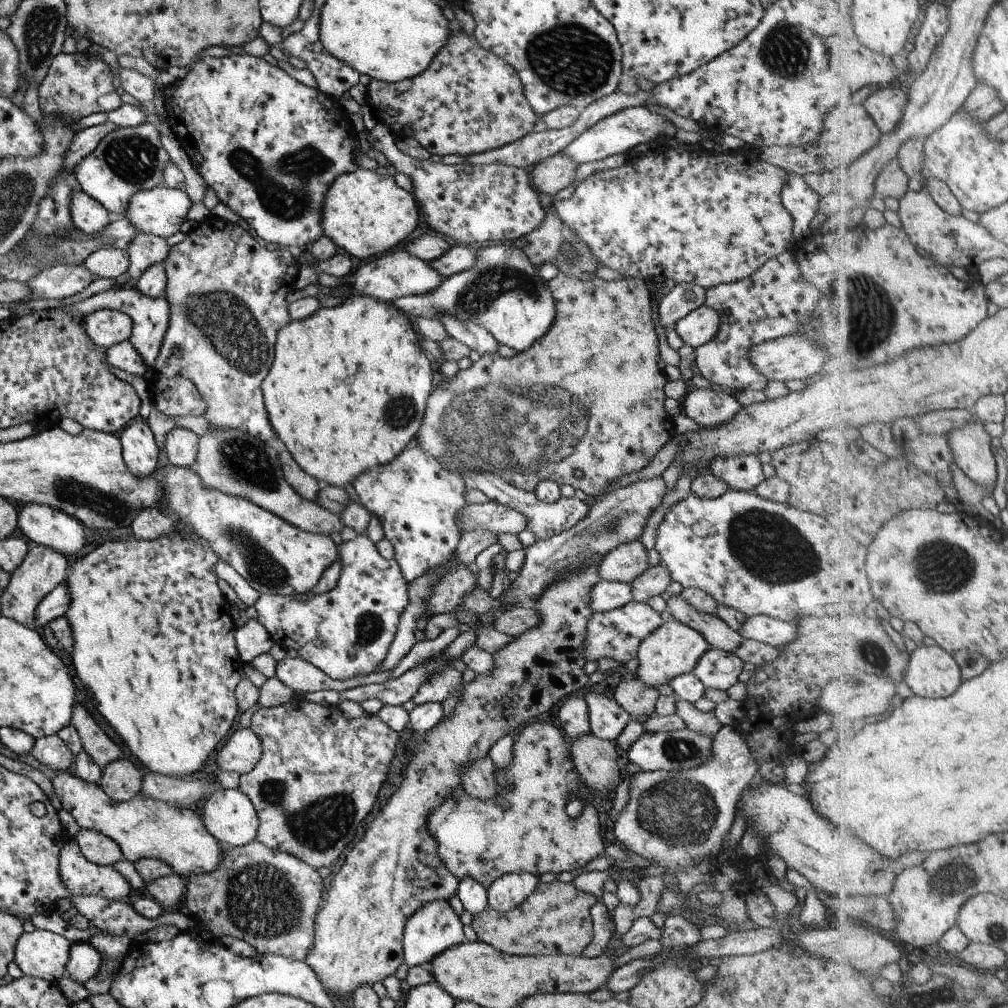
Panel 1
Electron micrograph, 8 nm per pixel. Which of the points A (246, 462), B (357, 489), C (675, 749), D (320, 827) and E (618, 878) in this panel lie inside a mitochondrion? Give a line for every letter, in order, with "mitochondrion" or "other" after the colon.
A: mitochondrion
B: other
C: mitochondrion
D: mitochondrion
E: other

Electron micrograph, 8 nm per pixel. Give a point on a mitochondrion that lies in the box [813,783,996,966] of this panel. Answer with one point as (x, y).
(953, 877)

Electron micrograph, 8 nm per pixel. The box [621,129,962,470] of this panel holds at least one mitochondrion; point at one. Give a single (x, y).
(863, 291)

